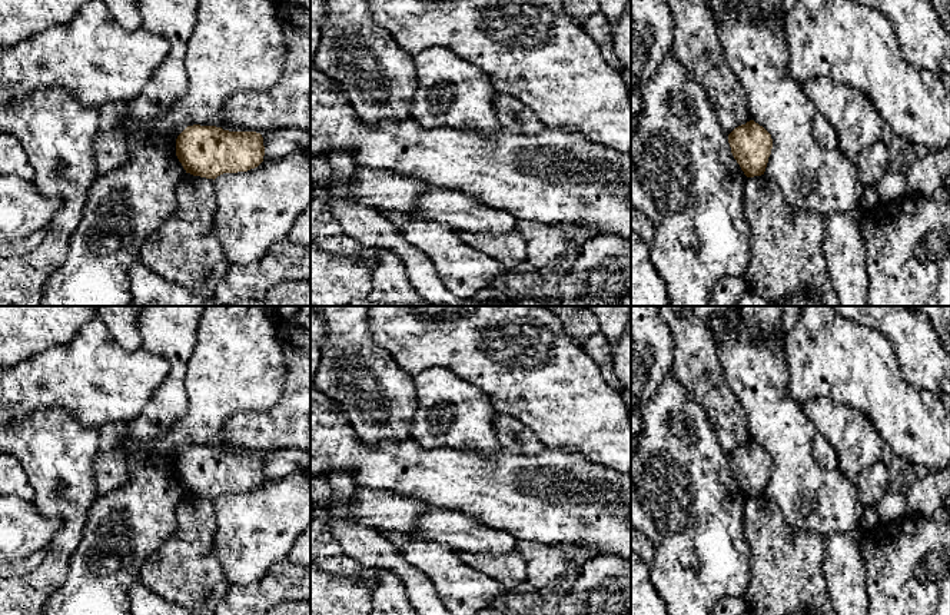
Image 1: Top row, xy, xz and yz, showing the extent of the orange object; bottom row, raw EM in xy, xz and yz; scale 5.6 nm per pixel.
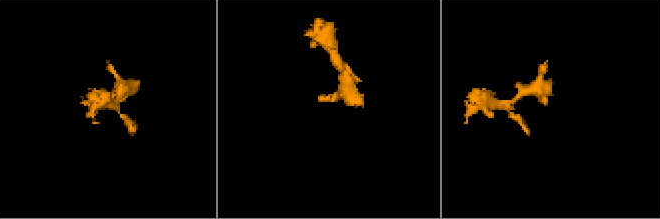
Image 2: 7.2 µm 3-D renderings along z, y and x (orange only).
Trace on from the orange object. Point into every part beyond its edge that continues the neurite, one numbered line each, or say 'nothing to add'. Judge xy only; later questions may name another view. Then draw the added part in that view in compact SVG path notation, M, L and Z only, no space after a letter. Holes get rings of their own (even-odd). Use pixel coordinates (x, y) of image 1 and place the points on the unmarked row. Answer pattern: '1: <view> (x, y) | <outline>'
nothing to add

